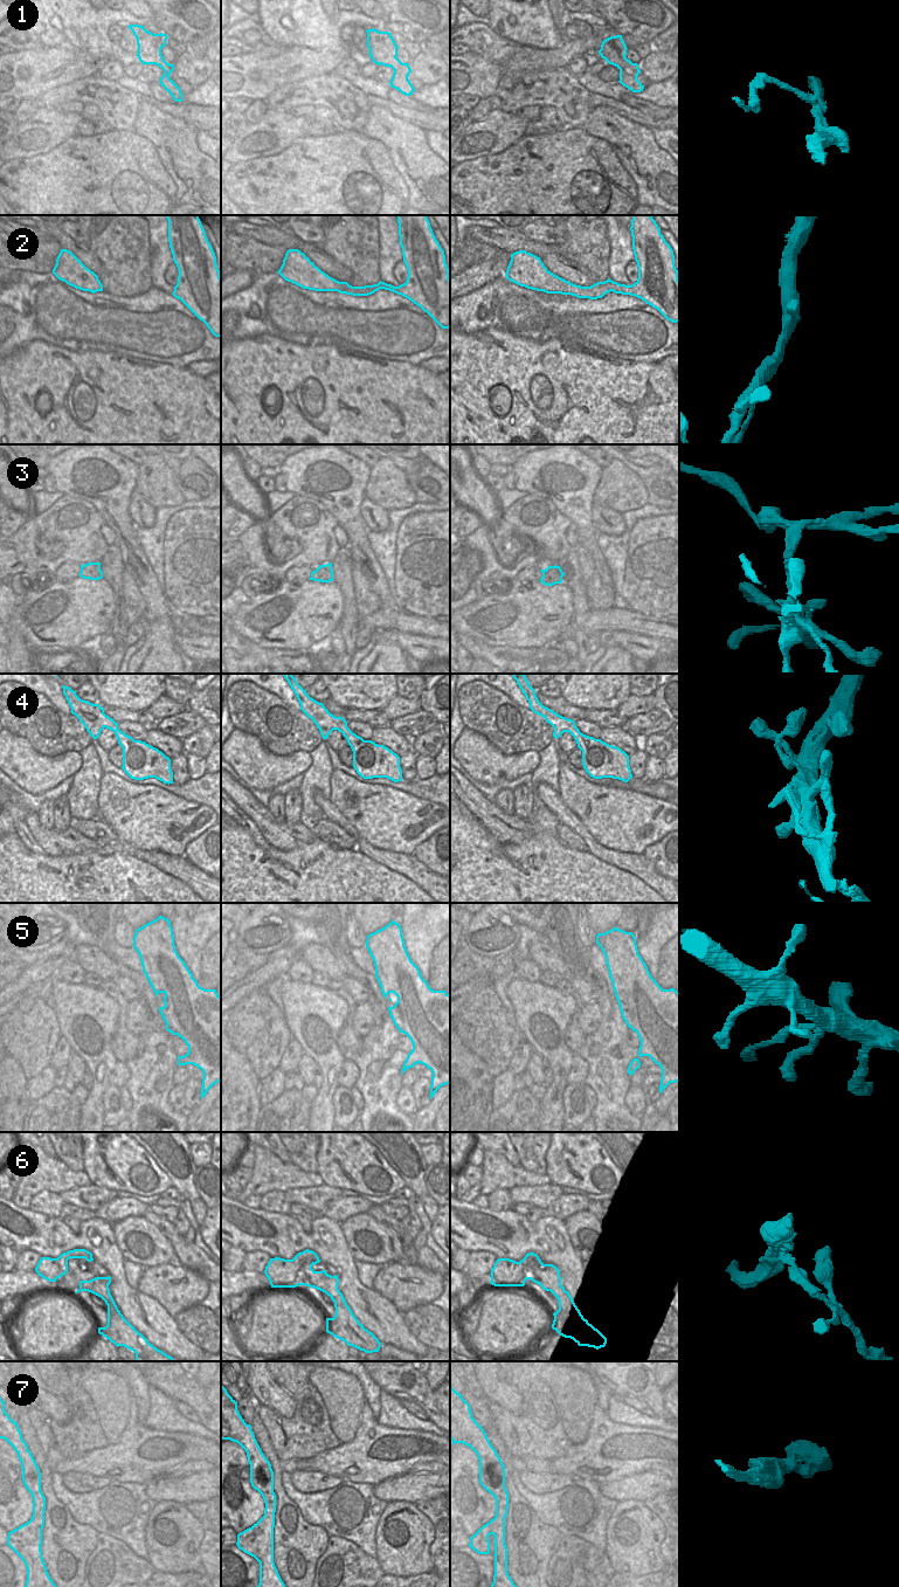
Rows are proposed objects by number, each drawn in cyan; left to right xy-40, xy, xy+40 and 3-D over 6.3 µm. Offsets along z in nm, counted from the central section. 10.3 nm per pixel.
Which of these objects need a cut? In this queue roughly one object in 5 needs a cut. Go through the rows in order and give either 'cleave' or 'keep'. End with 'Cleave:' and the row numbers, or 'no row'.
1: cleave
2: keep
3: cleave
4: keep
5: keep
6: keep
7: keep
Cleave: 1, 3

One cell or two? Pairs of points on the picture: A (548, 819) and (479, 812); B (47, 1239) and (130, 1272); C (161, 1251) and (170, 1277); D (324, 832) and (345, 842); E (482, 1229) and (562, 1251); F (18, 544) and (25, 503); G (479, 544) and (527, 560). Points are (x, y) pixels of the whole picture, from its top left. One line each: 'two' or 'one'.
A: two
B: two
C: two
D: one
E: one
F: two
G: one

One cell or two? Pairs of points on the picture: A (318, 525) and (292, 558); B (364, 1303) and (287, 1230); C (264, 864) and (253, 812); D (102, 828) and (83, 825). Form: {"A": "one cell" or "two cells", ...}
{"A": "one cell", "B": "one cell", "C": "two cells", "D": "one cell"}

